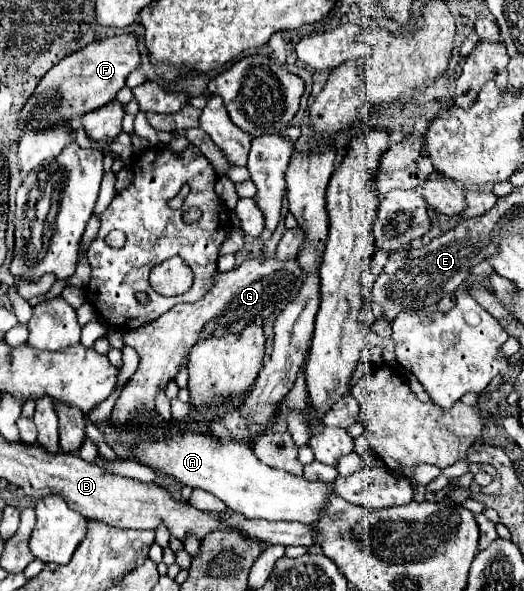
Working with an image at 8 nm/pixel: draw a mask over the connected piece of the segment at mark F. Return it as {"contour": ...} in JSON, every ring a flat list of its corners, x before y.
{"contour":[[134,34,112,36,104,40,96,40,78,52,70,54,62,62,58,62,46,76,40,80,38,88,30,96,24,106,22,118,32,128,46,128,56,122,68,122,76,116,86,114,88,110,100,108,116,98,118,90,124,88,124,82,132,70,140,66,140,50,138,38]]}

